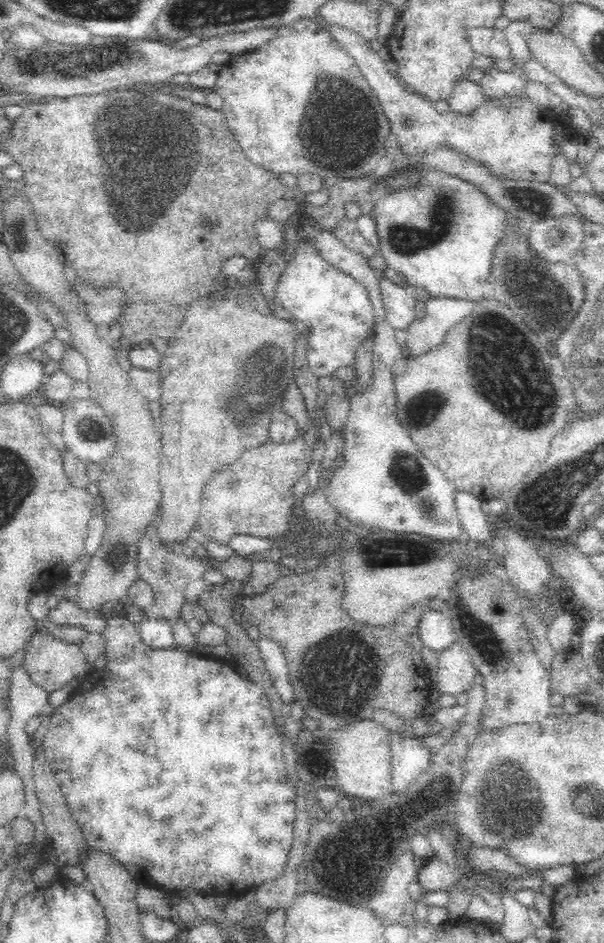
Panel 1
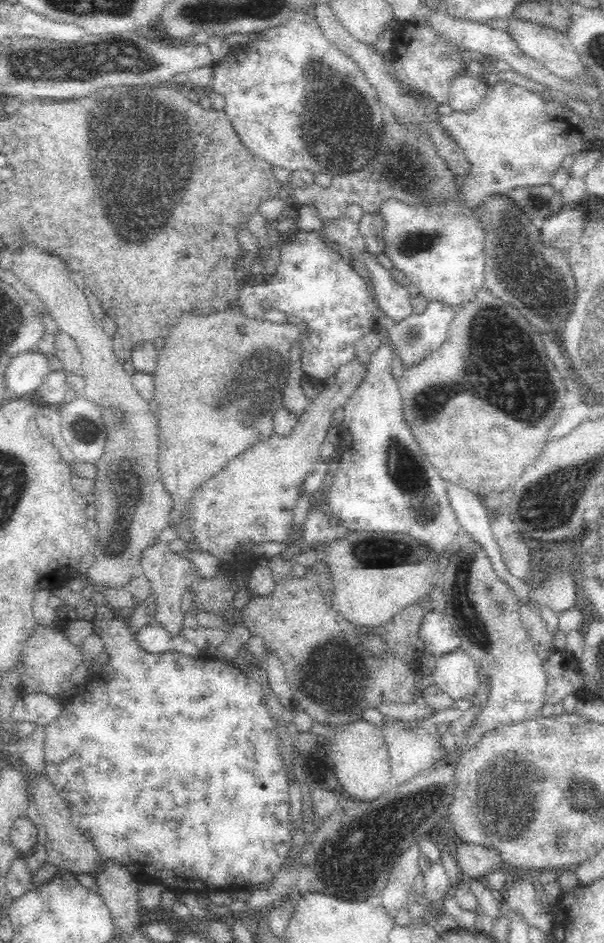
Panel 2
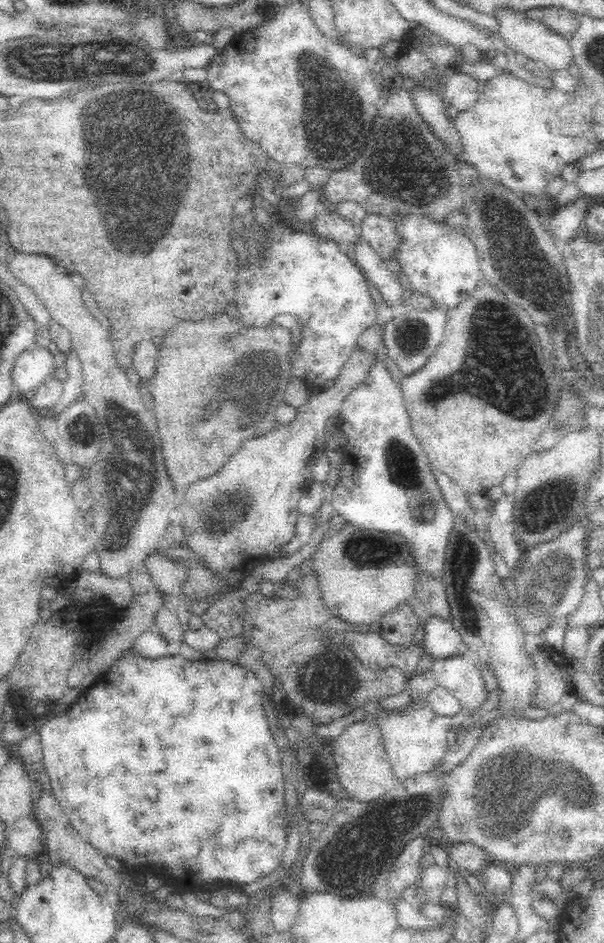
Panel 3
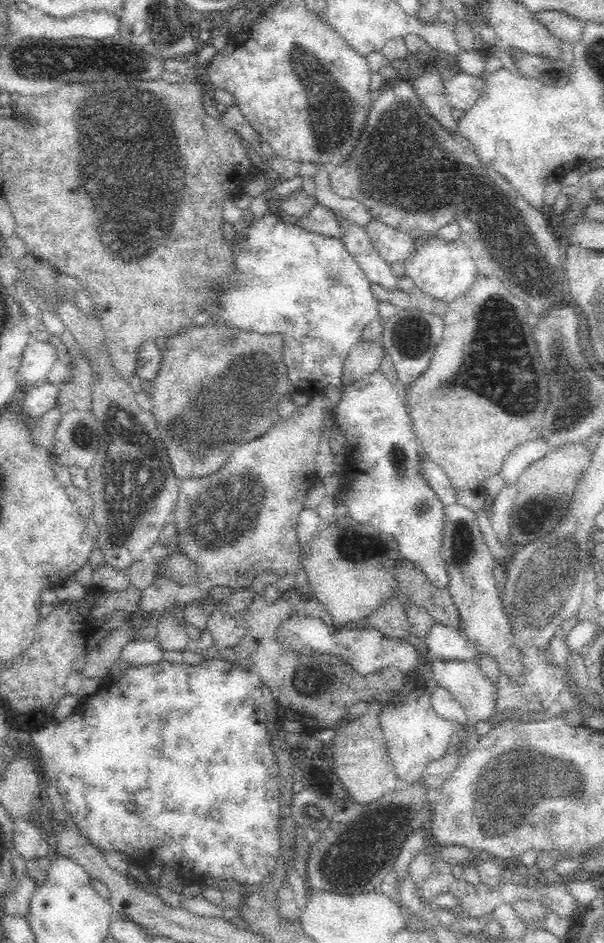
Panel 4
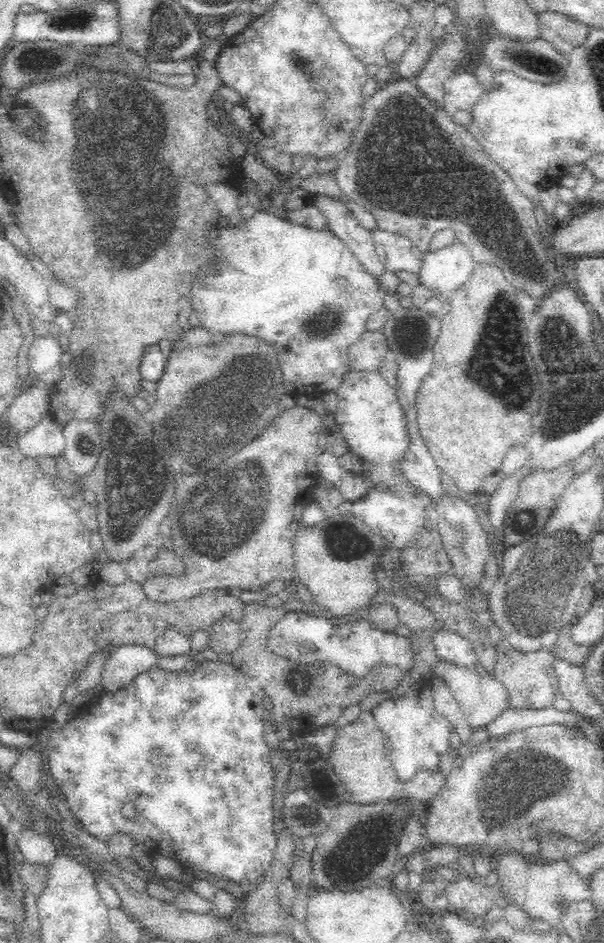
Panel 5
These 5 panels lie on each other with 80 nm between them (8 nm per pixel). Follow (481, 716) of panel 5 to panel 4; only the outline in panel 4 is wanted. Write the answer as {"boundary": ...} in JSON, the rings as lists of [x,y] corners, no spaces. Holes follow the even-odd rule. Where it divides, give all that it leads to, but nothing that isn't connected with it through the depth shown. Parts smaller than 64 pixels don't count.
{"boundary":[[[437,657],[431,662],[431,669],[436,682],[447,688],[451,695],[462,705],[469,724],[473,727],[478,722],[490,720],[496,712],[499,712],[499,688],[496,680],[485,676],[476,661],[445,661]]]}

